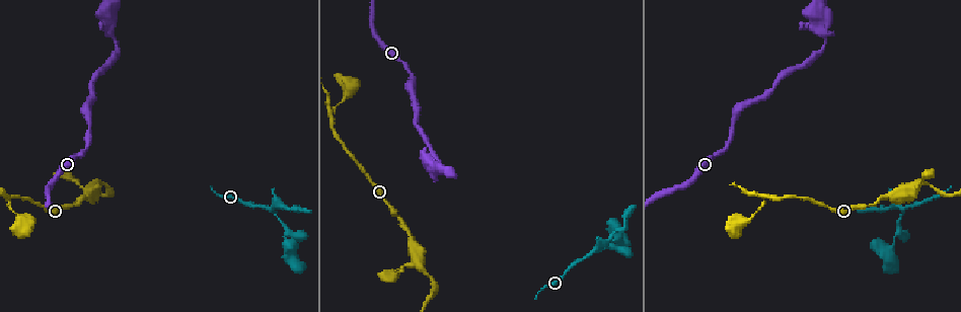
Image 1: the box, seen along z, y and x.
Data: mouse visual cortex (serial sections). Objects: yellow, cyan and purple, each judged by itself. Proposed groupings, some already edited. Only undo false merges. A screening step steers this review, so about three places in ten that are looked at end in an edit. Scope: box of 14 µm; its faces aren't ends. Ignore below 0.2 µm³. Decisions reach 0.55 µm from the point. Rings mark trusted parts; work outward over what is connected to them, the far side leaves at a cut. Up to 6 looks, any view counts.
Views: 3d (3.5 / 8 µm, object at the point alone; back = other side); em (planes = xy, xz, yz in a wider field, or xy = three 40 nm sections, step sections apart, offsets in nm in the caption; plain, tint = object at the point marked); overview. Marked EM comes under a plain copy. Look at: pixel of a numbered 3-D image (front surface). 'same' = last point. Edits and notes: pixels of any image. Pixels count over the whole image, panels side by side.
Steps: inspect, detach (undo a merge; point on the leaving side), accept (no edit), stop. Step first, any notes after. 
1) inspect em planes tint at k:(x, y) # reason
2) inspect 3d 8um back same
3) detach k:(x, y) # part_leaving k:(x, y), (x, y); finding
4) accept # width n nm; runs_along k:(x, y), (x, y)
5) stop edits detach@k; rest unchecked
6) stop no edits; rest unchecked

inspect 3d 8um at 1:(923, 182) # abrupt turn

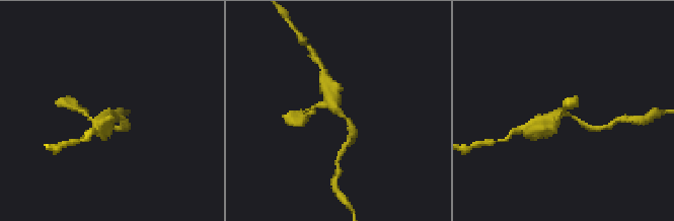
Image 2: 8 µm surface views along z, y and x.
inspect 3d 3.5um at 2:(107, 113)

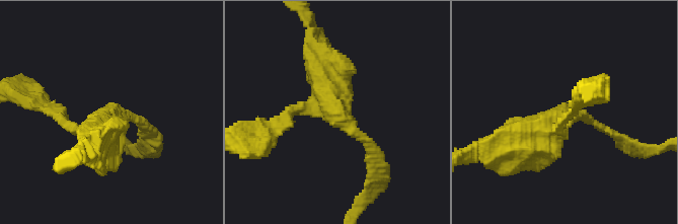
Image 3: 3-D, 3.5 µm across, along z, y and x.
inspect em xy step 1 tint at 3:(577, 117) # need the tissue

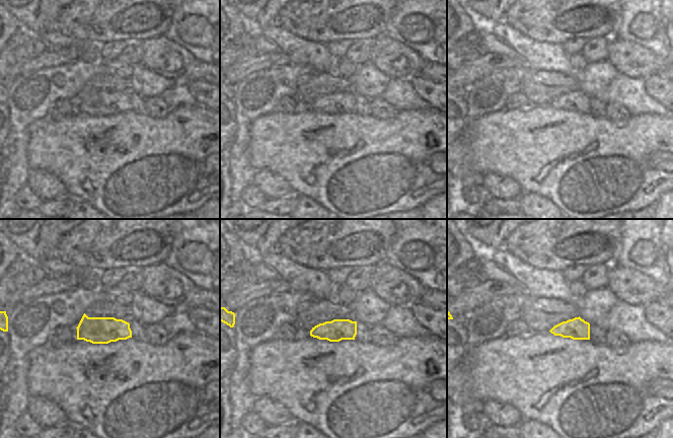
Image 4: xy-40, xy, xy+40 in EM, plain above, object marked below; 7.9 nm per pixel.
accept # width 170 nm; runs_along 3:(320, 67), (376, 168); one cell here

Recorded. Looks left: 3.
inspect 3d 8um at 1:(613, 241) # thin neck

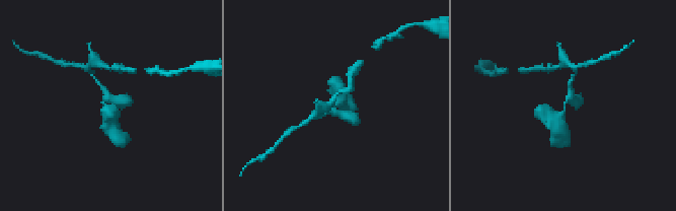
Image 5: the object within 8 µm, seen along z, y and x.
inspect 3d 3.5um at 5:(335, 104) # zoom in

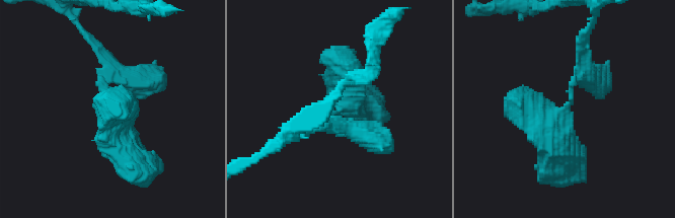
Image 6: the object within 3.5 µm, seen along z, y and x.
inspect em xy step 5 tint at 6:(570, 99) # shape alone is not enough

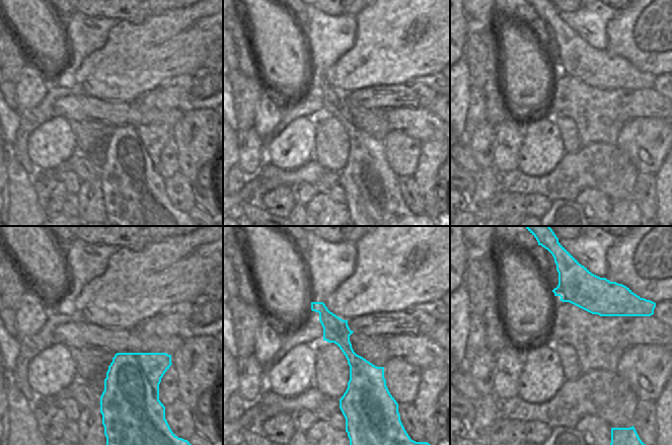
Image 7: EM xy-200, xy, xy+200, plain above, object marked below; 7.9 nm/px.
accept # runs_along 7:(313, 304), (356, 362), (345, 406); continuous, no second cell

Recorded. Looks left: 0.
stop no edits; rest unchecked

